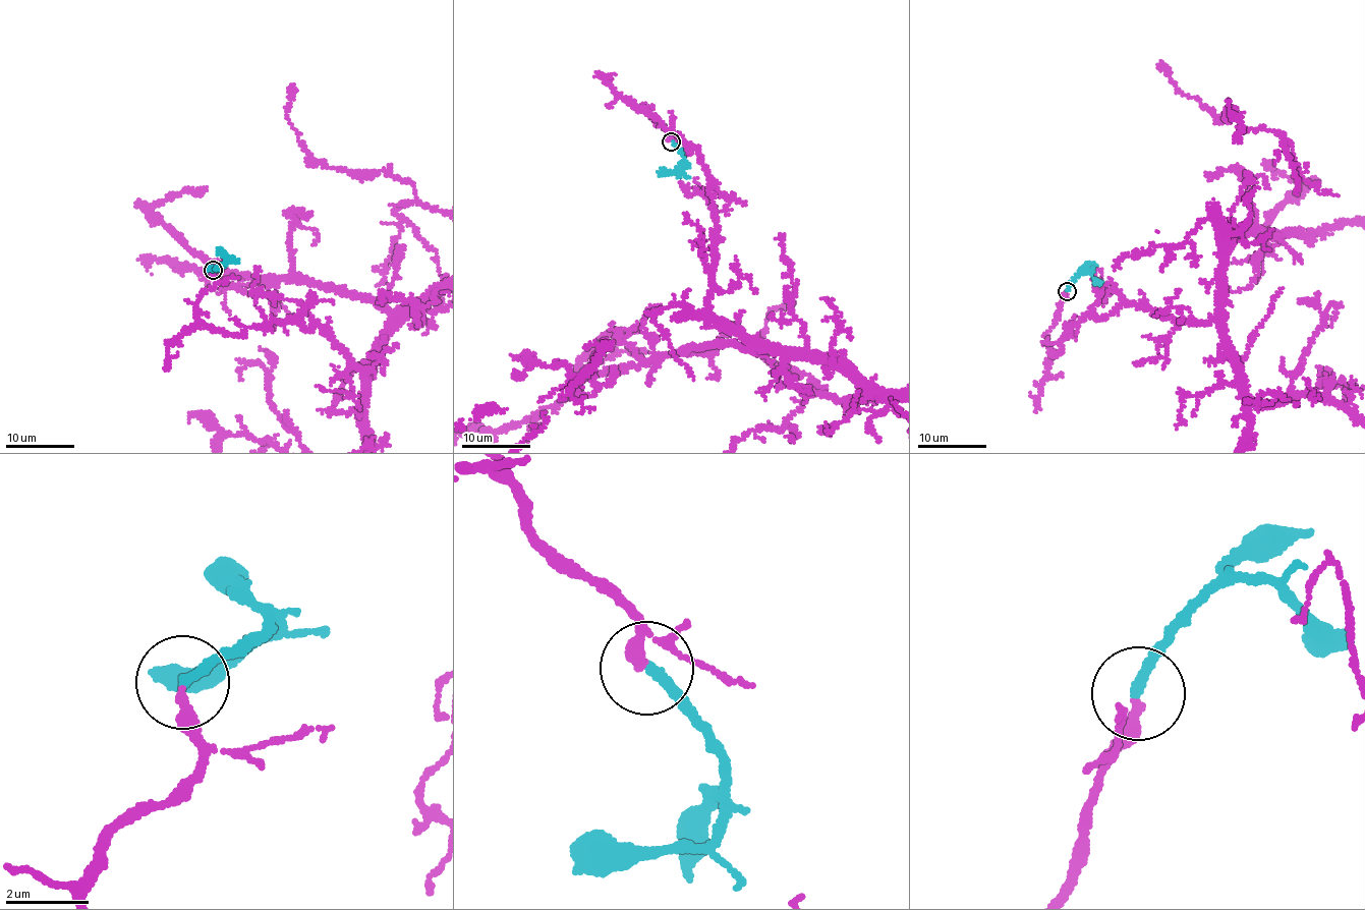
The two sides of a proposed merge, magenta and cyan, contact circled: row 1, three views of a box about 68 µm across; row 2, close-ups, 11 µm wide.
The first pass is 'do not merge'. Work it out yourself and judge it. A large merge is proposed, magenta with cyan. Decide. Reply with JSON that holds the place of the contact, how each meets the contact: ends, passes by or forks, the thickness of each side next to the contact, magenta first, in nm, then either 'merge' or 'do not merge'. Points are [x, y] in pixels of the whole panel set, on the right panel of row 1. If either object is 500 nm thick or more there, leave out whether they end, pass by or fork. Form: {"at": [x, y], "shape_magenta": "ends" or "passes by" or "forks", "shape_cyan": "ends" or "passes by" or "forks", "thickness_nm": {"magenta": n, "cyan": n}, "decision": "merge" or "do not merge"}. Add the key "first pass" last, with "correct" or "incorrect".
{"at": [1067, 291], "shape_magenta": "ends", "shape_cyan": "ends", "thickness_nm": {"magenta": 280, "cyan": 240}, "decision": "merge", "first pass": "incorrect"}

